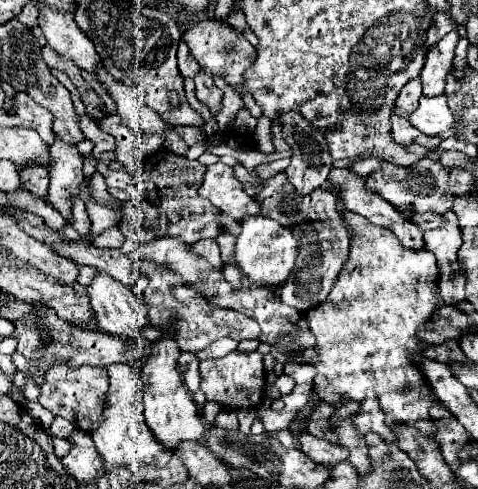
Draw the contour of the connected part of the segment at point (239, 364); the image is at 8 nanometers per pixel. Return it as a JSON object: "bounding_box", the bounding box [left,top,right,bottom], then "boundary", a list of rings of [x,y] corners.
{"bounding_box":[199,351,265,409],"boundary":[[[231,351],[221,359],[205,359],[199,363],[201,369],[201,391],[205,393],[207,401],[215,401],[225,405],[227,409],[239,407],[255,407],[263,399],[263,385],[265,385],[265,371],[263,371],[263,355],[261,353],[241,353]]]}

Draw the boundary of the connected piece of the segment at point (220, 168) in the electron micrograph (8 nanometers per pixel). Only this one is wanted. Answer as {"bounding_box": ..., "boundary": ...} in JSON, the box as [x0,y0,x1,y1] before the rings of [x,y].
{"bounding_box":[199,163,259,221],"boundary":[[[225,163],[207,167],[203,183],[199,187],[199,197],[209,199],[223,215],[229,215],[235,221],[241,219],[241,215],[259,213],[259,203],[243,191],[241,183],[233,175],[233,169]]]}

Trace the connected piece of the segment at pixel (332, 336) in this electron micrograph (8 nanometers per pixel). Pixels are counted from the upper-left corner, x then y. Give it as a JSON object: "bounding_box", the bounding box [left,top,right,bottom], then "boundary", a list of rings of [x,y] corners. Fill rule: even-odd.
{"bounding_box":[305,209,437,437],"boundary":[[[343,209],[341,217],[351,235],[351,245],[347,261],[333,285],[333,301],[323,301],[317,307],[305,311],[309,331],[317,339],[315,345],[317,361],[313,363],[317,367],[315,393],[331,405],[337,405],[339,399],[361,401],[365,397],[365,385],[371,385],[369,375],[373,373],[377,375],[379,371],[383,371],[383,387],[387,389],[387,409],[383,411],[389,413],[393,421],[415,425],[423,435],[431,437],[433,417],[429,415],[429,409],[435,399],[427,393],[425,381],[421,379],[421,373],[413,363],[413,353],[421,353],[421,343],[415,337],[417,329],[423,327],[429,321],[431,313],[437,309],[433,297],[437,281],[437,263],[433,259],[433,253],[425,249],[421,251],[405,249],[391,231],[371,225],[365,217],[353,211]]]}

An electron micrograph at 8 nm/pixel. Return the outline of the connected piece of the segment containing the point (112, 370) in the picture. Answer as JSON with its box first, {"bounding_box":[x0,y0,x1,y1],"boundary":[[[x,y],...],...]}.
{"bounding_box":[91,365,171,467],"boundary":[[[111,365],[107,371],[109,371],[111,385],[105,395],[105,411],[99,427],[91,433],[99,455],[107,465],[117,465],[117,467],[129,465],[133,461],[145,461],[145,463],[155,463],[159,467],[165,467],[171,455],[169,451],[165,451],[165,447],[157,441],[157,437],[145,423],[137,369],[133,365]]]}

